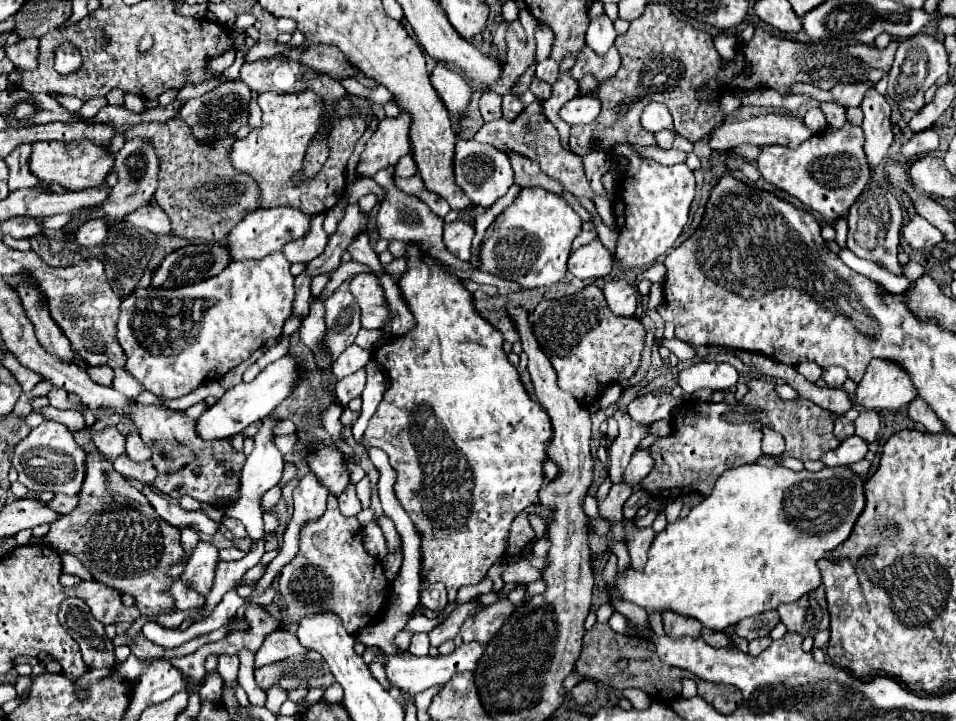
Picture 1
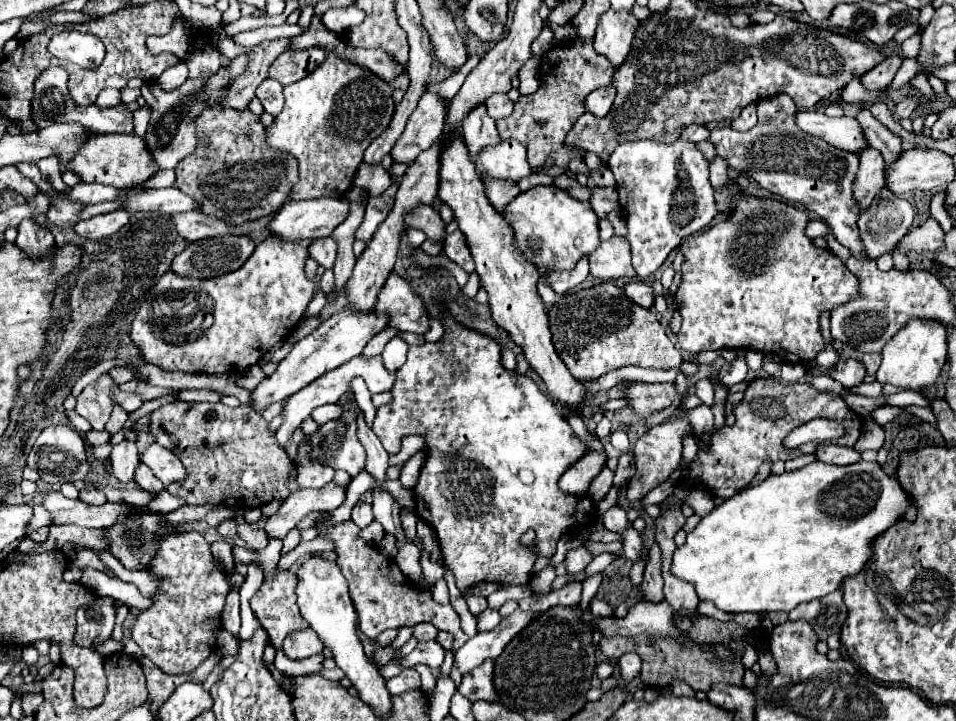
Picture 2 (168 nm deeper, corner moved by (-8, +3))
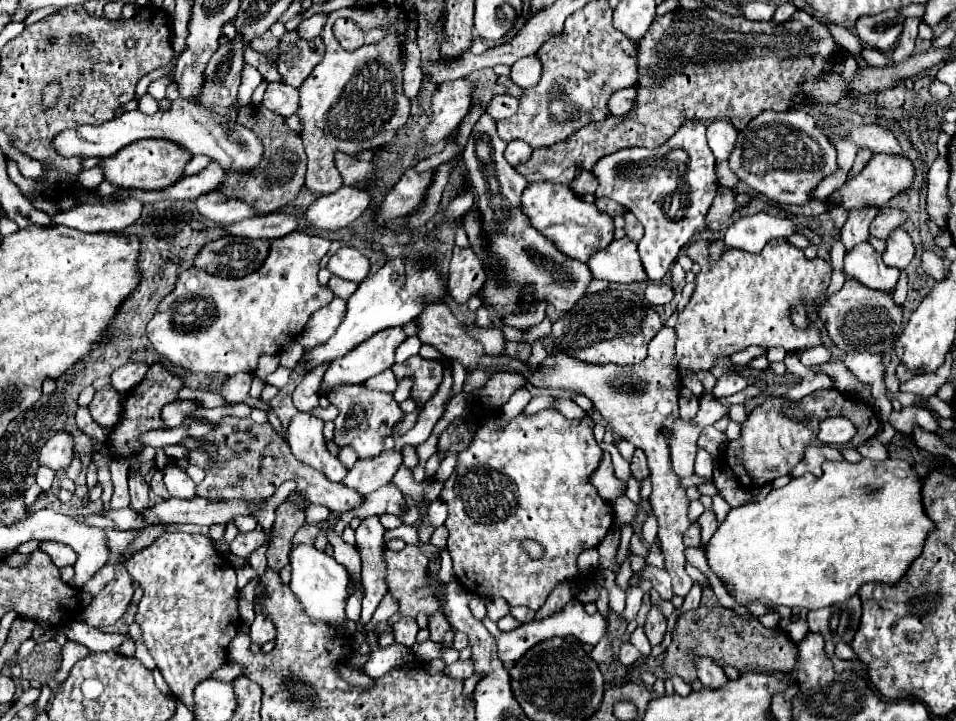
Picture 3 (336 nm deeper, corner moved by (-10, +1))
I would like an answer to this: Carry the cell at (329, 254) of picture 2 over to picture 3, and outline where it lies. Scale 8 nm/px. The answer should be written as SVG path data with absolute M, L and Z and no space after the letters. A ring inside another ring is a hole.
M346 246L346 248L340 248L336 254L330 256L328 270L334 276L354 280L354 282L362 282L370 270L370 262L358 250Z

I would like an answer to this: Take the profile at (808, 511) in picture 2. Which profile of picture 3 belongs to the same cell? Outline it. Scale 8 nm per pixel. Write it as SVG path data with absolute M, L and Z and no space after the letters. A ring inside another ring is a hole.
M860 460L858 464L852 462L826 462L824 464L824 474L820 478L812 476L812 474L804 474L798 478L792 478L786 486L782 488L774 488L764 500L760 502L750 502L750 504L742 504L738 508L732 508L728 512L728 516L724 518L724 522L720 522L718 530L712 534L712 538L708 540L708 544L704 546L706 552L706 560L710 570L722 580L726 592L734 598L736 604L740 606L750 606L750 604L762 604L762 606L788 606L788 608L802 608L802 610L818 610L836 602L844 602L850 596L854 596L858 592L858 588L866 582L886 582L886 584L894 584L900 580L900 576L908 570L908 566L912 564L912 560L916 556L920 556L922 552L922 544L926 534L932 530L932 522L928 520L928 516L924 514L922 508L922 484L918 482L912 466L904 460Z

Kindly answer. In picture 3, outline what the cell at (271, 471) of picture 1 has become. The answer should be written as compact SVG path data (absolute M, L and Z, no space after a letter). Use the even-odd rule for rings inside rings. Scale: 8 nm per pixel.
M388 328L388 330L374 334L372 338L362 342L356 350L352 350L344 358L330 364L326 376L322 378L322 384L320 384L320 396L330 396L338 386L344 386L344 384L362 384L364 380L388 370L394 364L394 348L398 344L402 344L404 340L406 340L406 334L402 332L402 328Z

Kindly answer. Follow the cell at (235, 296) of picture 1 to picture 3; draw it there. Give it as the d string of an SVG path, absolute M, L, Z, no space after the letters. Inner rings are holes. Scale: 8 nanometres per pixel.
M294 230L284 238L276 238L270 244L268 258L260 270L244 278L218 278L206 274L204 270L188 268L176 280L174 290L160 302L154 318L146 326L146 336L156 354L168 360L172 366L178 366L188 372L202 374L238 374L238 372L256 372L256 362L262 354L278 354L288 346L306 326L308 318L322 306L330 304L334 294L318 284L318 262L326 256L330 240L320 236L310 236L306 232Z

